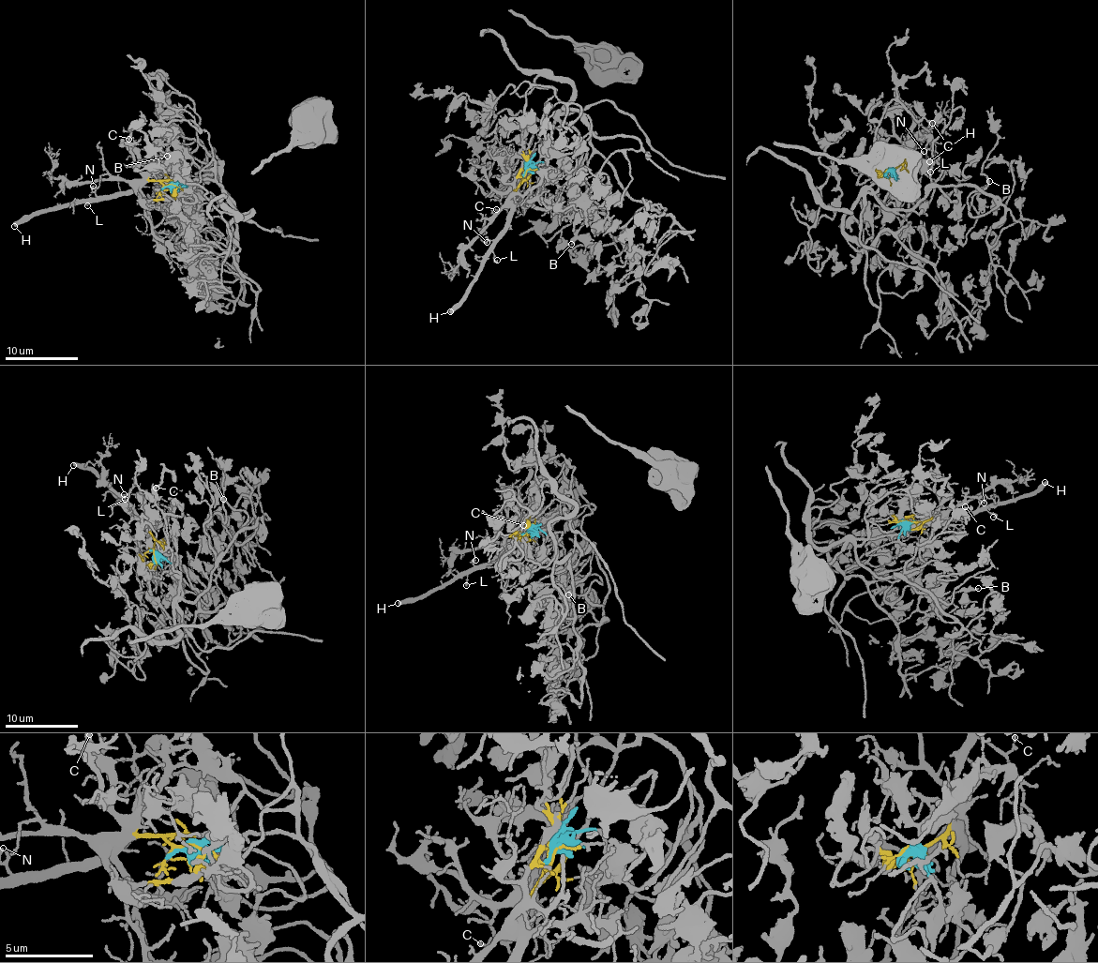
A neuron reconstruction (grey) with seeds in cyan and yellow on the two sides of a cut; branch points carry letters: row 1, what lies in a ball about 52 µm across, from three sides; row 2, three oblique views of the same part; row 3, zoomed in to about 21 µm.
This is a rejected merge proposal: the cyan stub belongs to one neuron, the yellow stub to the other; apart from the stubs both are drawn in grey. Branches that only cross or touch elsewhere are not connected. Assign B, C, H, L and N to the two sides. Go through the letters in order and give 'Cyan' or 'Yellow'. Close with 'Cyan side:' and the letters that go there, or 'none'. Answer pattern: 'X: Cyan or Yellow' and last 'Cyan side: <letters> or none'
B: Cyan
C: Yellow
H: Yellow
L: Yellow
N: Yellow
Cyan side: B

